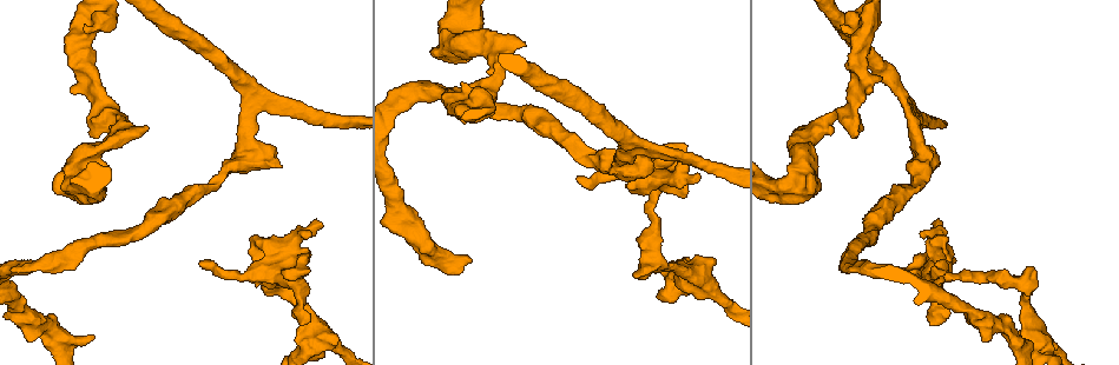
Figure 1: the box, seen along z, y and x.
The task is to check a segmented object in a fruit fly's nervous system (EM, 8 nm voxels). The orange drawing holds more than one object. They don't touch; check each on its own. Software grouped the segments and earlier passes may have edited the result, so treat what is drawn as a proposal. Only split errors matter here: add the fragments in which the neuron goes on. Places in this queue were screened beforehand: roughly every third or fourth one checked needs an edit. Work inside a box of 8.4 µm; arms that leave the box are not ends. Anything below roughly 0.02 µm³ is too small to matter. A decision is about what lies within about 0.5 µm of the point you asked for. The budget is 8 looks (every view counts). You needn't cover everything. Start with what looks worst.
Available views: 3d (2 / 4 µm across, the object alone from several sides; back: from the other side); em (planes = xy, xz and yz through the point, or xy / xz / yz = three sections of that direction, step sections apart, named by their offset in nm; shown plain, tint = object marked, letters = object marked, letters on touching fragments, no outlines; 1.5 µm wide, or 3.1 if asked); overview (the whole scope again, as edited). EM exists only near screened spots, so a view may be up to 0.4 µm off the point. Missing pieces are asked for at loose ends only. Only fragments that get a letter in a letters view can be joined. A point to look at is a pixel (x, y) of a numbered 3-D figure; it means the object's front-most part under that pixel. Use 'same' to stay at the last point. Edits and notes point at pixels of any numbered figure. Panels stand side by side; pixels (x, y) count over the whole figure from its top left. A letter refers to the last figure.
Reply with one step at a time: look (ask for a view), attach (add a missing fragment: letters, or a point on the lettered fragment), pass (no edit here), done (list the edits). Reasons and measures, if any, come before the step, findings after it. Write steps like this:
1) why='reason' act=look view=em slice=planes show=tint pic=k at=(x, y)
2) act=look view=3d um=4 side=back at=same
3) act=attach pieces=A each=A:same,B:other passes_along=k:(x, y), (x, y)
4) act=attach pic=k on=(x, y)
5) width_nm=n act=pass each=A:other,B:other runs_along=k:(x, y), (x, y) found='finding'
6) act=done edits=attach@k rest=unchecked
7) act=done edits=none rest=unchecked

why='an open end' act=look view=3d um=2 pic=1 at=(801, 129)

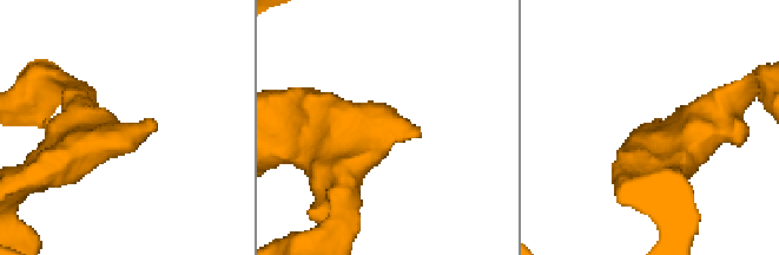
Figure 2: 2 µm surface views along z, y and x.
why='now the EM' act=look view=em slice=planes show=plain pic=2 at=(658, 126)

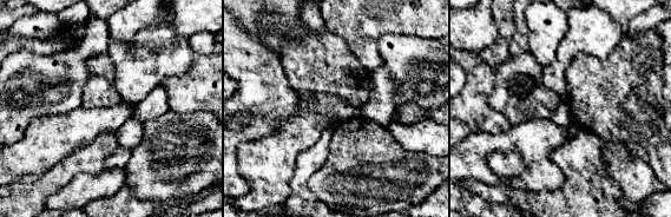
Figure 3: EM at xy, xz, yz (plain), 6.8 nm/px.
why='what lies round it' act=look view=em slice=planes show=letters at=same

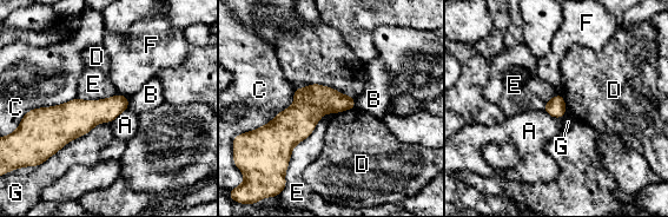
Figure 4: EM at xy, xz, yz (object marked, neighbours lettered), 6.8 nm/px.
width_nm=140 act=pass each=A:other,B:other,C:other,D:other,E:other,F:other,G:other border=4:(330, 112), (292, 149), (284, 178) found='none of them fits'

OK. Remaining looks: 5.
why='branch stops here' act=look view=em slice=planes show=letters pic=1 at=(946, 258)

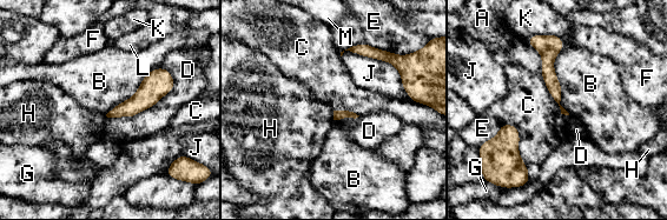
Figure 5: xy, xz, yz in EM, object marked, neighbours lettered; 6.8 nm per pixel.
longest_contact=J:600nm act=pass each=A:other,B:other,C:other,D:other,E:other,F:other,G:other,H:other,J:other,K:other,L:other,M:other found='none of them fits'

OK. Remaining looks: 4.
why='an open end' act=look view=3d um=4 pic=1 at=(282, 166)

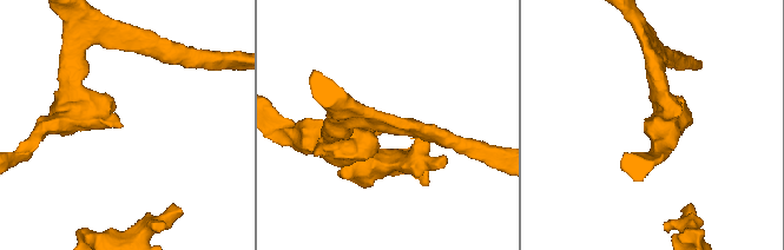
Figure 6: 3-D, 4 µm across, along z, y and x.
act=look view=em slice=planes show=letters pic=6 at=(123, 126)

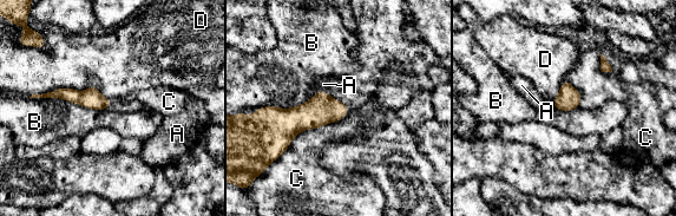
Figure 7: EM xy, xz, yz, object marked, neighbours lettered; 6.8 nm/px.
act=attach pieces=A each=A:same,B:other,C:other,D:other passes_along=7:(322, 109), (322, 90), (323, 84) found='it goes on there'

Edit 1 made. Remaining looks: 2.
act=done edits=attach@7 rest=unchecked

